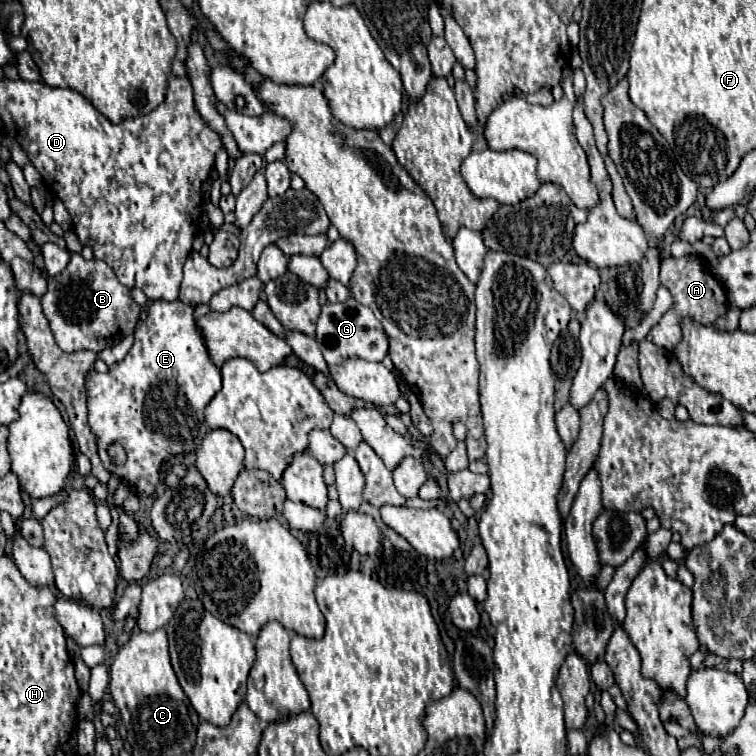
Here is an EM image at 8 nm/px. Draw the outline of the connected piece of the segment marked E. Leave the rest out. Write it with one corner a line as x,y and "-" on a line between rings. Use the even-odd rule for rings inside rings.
155,300
149,306
149,318
137,326
135,342
127,356
121,362
109,366
109,370
103,374
95,370
87,372
85,384
89,428
95,434
99,458
105,470
109,474
117,474
135,490
135,494
143,494
145,498
149,498
161,484
161,466
171,456
195,452
205,434
209,432
203,420
203,410
211,402
211,398
221,390
221,370
209,360
203,334
195,324
193,306
181,300
-
113,442
121,442
127,450
127,462
123,466
111,464
107,446

